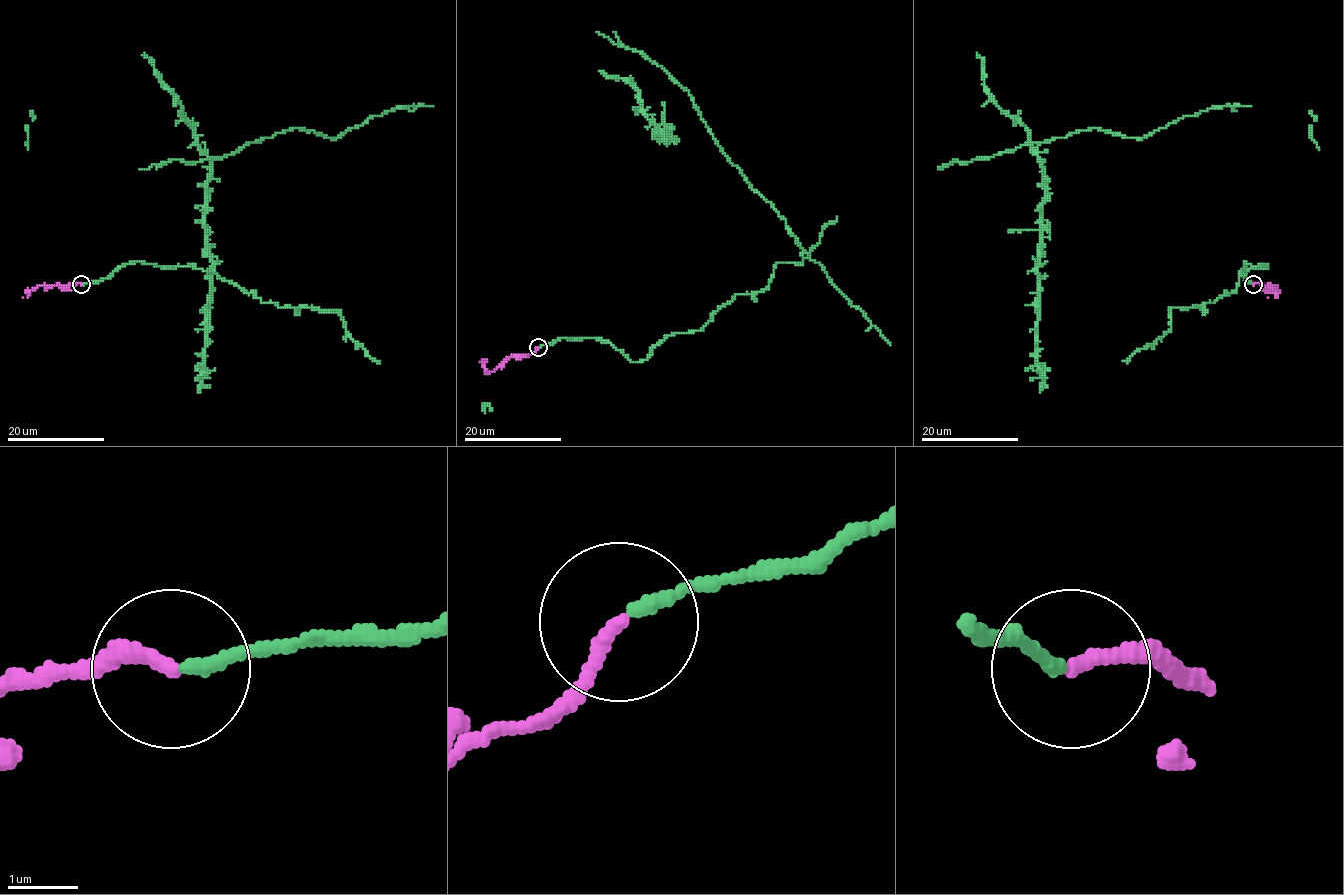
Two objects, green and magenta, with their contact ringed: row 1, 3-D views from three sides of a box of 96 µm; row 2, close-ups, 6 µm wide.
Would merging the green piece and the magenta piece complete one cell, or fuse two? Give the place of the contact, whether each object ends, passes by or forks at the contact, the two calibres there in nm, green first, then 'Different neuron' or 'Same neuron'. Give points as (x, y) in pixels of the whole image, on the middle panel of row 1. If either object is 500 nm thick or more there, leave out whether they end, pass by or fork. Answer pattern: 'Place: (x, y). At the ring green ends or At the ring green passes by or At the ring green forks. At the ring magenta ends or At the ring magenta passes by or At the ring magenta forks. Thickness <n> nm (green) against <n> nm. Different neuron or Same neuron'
Place: (538, 347). At the ring green ends. At the ring magenta ends. Thickness 180 nm (green) against 200 nm. Same neuron

